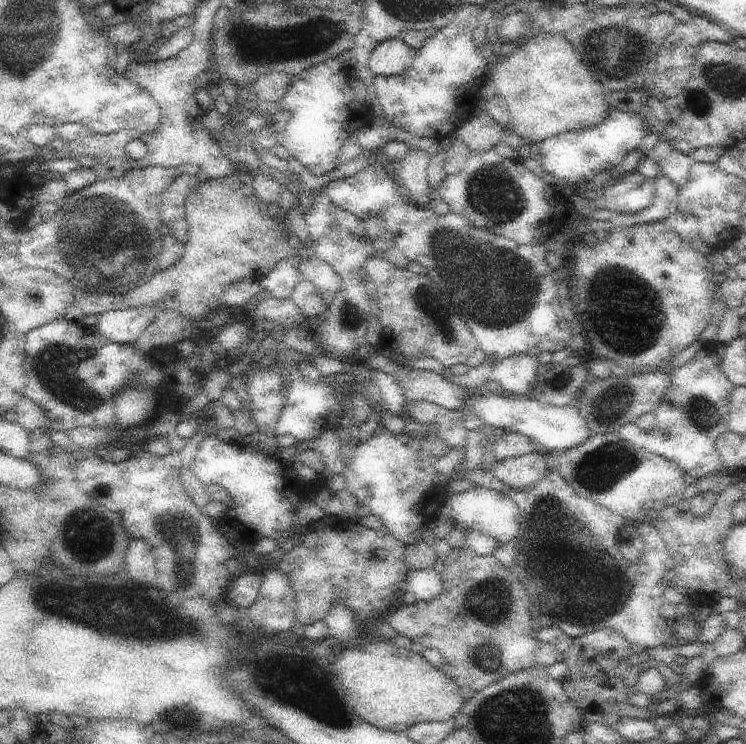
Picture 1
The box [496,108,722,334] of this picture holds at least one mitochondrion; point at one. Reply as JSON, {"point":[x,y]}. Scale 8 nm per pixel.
{"point":[619,275]}

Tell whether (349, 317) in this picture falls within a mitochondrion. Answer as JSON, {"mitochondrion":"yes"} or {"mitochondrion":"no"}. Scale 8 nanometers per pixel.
{"mitochondrion":"yes"}

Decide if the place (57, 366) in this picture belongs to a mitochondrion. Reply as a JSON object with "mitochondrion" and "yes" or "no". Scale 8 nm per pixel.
{"mitochondrion":"yes"}

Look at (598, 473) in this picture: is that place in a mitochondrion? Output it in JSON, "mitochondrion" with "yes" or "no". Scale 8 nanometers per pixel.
{"mitochondrion":"yes"}

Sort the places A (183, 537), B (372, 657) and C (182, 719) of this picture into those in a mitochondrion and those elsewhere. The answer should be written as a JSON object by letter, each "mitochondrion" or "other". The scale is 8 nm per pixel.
{"A":"mitochondrion","B":"other","C":"mitochondrion"}

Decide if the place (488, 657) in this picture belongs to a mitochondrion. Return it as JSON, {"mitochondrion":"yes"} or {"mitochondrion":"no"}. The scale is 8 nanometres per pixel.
{"mitochondrion":"yes"}

